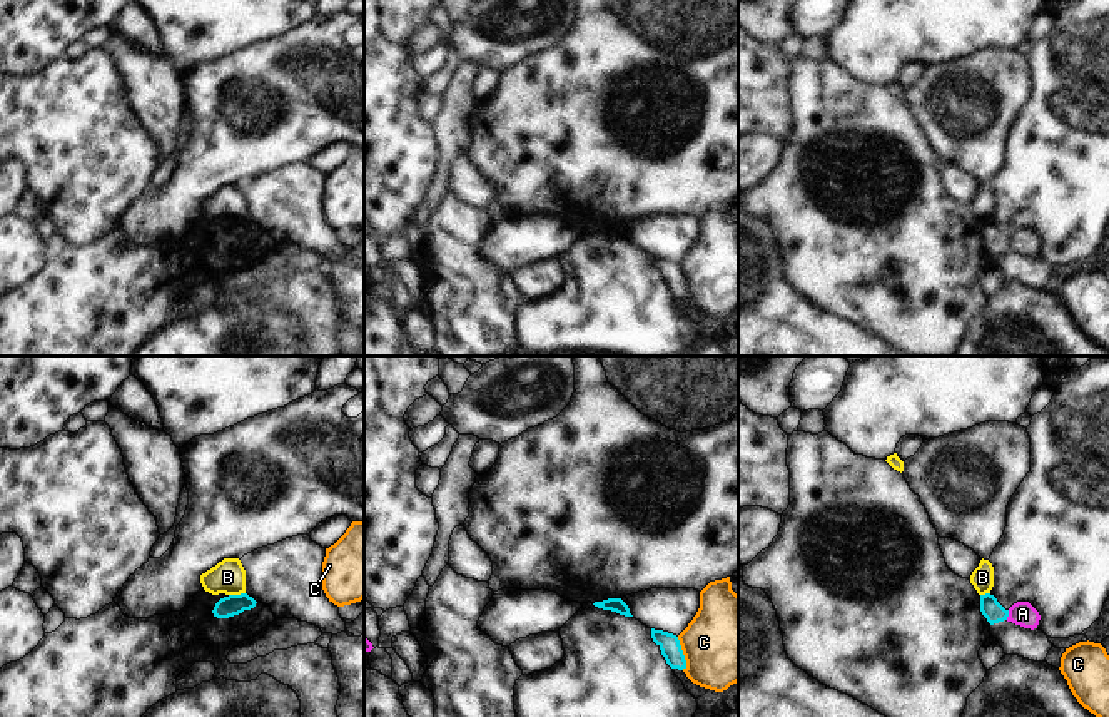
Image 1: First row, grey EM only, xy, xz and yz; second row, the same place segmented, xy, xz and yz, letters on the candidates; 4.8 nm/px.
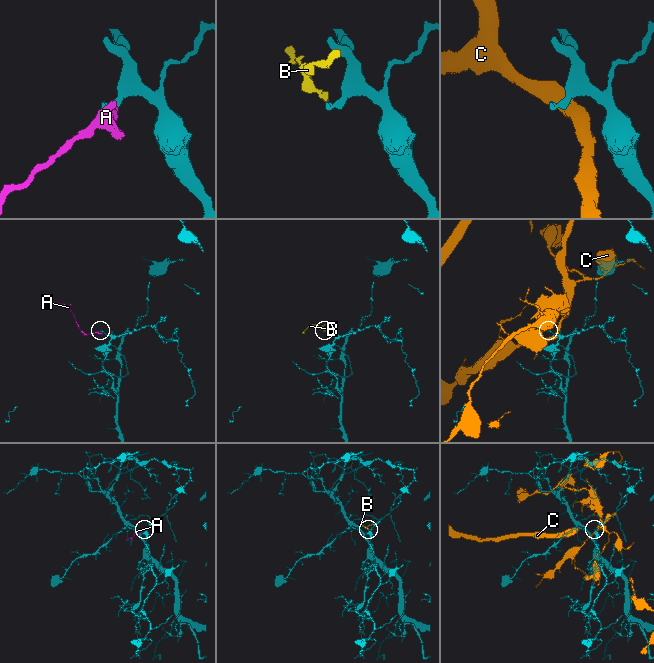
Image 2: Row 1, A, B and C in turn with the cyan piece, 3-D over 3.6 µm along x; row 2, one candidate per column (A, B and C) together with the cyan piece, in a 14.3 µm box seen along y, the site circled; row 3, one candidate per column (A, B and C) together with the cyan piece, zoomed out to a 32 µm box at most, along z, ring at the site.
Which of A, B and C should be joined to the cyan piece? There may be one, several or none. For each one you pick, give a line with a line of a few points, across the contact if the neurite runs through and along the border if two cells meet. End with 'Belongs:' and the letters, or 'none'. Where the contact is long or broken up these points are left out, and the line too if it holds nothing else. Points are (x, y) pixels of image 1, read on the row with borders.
Belongs: none

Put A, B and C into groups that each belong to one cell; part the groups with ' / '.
A / B / C

